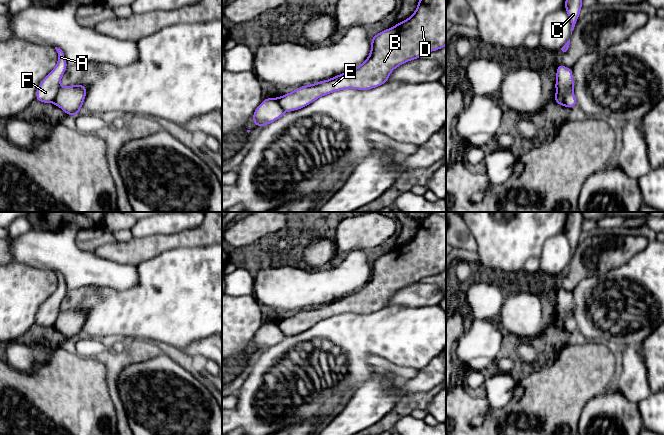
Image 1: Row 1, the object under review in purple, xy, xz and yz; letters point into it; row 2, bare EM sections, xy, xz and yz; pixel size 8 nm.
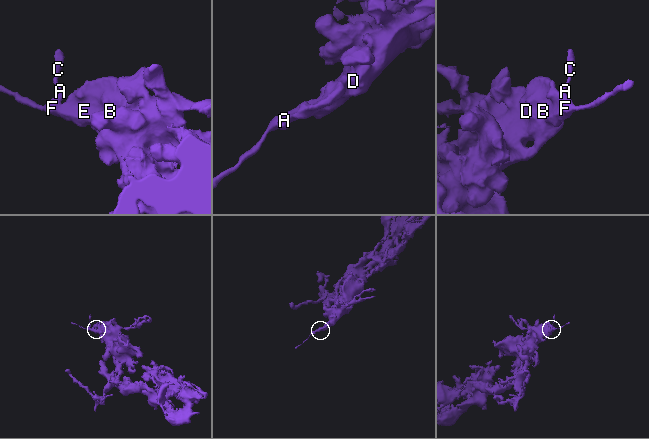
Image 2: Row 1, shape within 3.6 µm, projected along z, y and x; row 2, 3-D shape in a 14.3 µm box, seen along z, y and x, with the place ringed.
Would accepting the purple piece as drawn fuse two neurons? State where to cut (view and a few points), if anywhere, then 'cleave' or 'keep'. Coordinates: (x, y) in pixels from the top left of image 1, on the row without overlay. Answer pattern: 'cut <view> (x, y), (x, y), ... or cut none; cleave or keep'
cut yz (556, 316), (564, 322), (565, 329); cleave

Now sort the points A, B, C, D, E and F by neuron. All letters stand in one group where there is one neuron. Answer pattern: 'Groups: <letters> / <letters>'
Groups: A C F / B D E

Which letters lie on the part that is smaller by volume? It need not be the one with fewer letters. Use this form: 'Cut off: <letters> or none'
Cut off: A, C, F

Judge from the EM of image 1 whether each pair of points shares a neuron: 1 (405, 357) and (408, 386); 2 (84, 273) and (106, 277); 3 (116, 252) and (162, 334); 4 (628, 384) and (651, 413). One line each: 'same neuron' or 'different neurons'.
1: different neurons
2: same neuron
3: different neurons
4: different neurons

